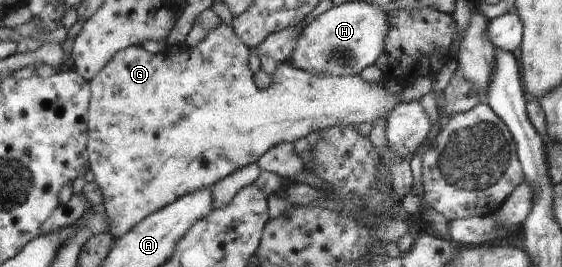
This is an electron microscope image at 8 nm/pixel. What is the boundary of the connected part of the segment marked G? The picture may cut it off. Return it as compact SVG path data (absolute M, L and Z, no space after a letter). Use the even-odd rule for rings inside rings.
M222 23L216 30L212 31L208 35L206 35L205 39L203 39L198 46L190 47L186 43L183 43L180 46L178 53L173 53L170 48L167 48L165 53L162 54L152 54L149 51L145 50L145 48L136 47L136 46L130 46L126 49L123 49L121 52L119 52L113 60L107 62L105 68L103 68L102 72L97 74L97 76L93 77L89 83L90 83L90 91L93 96L90 98L90 106L89 106L89 140L87 141L87 151L88 153L88 168L93 171L94 174L94 181L99 185L99 188L102 190L104 201L103 201L103 210L106 212L107 216L110 218L110 228L109 232L113 236L113 242L117 240L119 237L122 237L125 233L129 233L131 229L134 228L135 225L138 224L138 222L141 222L145 220L146 217L149 217L150 214L157 213L159 209L161 209L164 206L170 205L172 202L175 202L178 200L178 198L181 198L185 196L187 193L193 193L197 192L199 189L211 187L214 185L218 180L221 180L223 177L226 177L227 175L230 175L232 172L235 172L236 170L239 170L240 168L243 168L244 166L247 166L248 164L253 164L259 161L265 154L271 150L275 145L278 145L280 142L288 142L288 143L294 143L295 141L298 141L300 138L306 137L307 134L310 132L315 132L315 130L322 131L325 129L330 129L331 127L334 127L335 125L354 125L358 126L361 122L371 122L373 125L375 124L375 120L377 118L387 118L391 112L394 112L395 109L398 108L399 105L403 104L403 86L402 88L394 92L393 94L388 92L385 89L385 86L383 83L375 84L365 81L360 75L351 75L351 76L335 76L335 75L326 75L326 74L311 74L310 72L304 71L303 69L297 68L293 66L291 62L285 62L285 63L279 63L277 65L277 69L271 74L272 83L266 88L262 89L260 88L255 82L254 82L254 73L249 68L248 62L249 62L249 55L251 53L251 48L246 45L240 39L237 35L237 32L235 32L234 27L231 25L226 25L225 23Z

